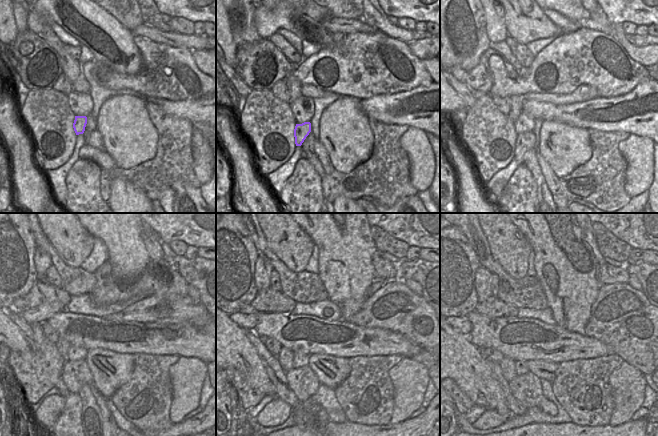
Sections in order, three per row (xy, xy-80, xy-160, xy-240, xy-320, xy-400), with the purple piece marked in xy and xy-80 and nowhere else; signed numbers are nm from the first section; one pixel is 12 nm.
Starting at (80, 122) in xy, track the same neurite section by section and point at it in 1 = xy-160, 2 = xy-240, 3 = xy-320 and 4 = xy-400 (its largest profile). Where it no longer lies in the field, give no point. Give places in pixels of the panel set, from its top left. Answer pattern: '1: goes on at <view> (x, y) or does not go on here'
1: goes on at xy-160 (525, 141)
2: goes on at xy-240 (75, 374)
3: goes on at xy-320 (302, 381)
4: goes on at xy-400 (527, 389)

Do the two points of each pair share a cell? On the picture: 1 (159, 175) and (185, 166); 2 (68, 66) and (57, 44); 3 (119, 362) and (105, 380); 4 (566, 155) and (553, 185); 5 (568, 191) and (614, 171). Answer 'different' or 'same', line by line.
1: same
2: same
3: same
4: different
5: same

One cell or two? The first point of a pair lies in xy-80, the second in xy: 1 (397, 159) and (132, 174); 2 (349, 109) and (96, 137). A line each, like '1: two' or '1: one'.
1: one
2: two

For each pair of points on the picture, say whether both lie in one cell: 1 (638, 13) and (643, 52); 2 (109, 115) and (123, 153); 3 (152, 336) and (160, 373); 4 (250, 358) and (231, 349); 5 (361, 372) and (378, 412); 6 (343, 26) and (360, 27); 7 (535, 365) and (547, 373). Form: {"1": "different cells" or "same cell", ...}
{"1": "different cells", "2": "same cell", "3": "different cells", "4": "same cell", "5": "same cell", "6": "same cell", "7": "same cell"}

